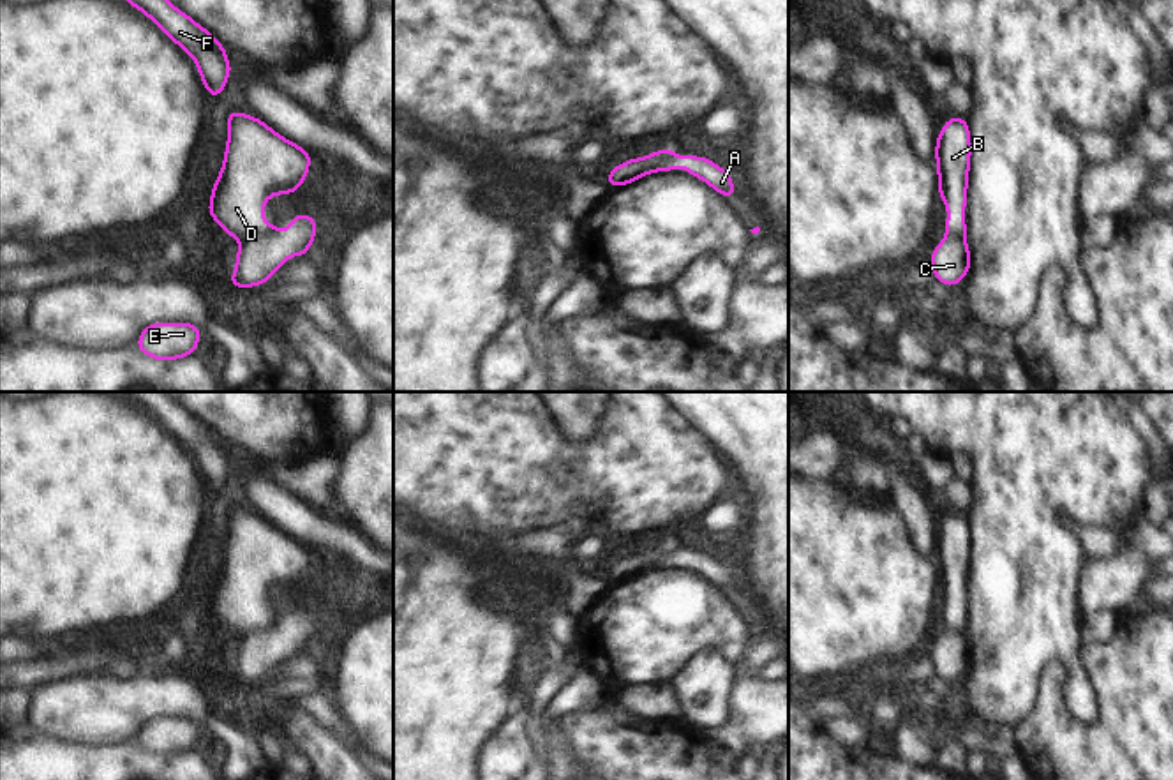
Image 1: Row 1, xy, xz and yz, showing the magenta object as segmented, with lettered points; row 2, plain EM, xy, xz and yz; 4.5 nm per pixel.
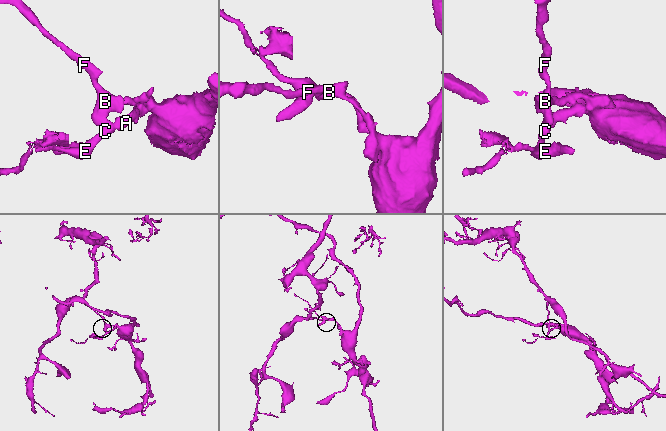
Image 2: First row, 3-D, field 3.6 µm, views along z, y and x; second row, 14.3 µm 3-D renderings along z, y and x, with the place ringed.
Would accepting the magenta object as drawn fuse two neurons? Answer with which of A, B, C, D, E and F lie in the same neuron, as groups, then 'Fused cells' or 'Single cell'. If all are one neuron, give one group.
Groups: A C E / B D F. Fused cells

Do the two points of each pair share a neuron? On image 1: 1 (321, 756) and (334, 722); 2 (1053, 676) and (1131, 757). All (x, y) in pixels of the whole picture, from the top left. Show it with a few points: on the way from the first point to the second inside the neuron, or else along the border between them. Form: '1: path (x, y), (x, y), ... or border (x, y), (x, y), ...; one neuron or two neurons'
1: border (295, 706), (330, 729), (360, 757); two neurons
2: path (1053, 704), (1053, 712), (1103, 757); one neuron

